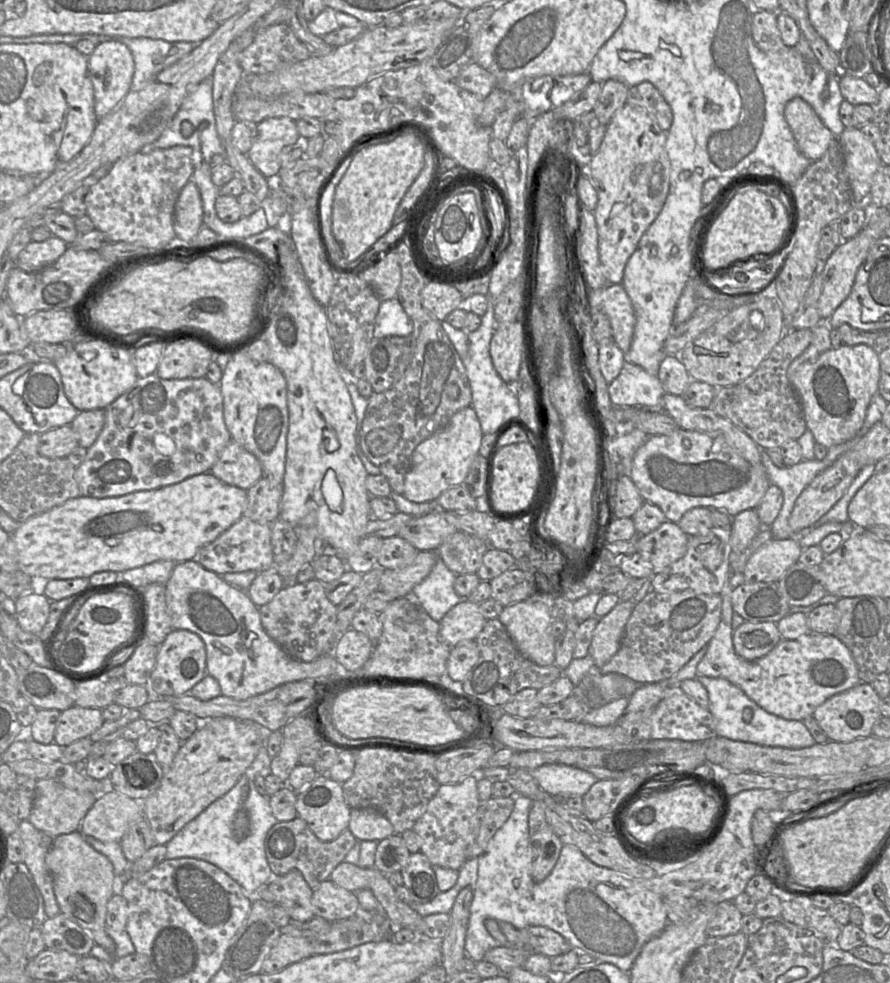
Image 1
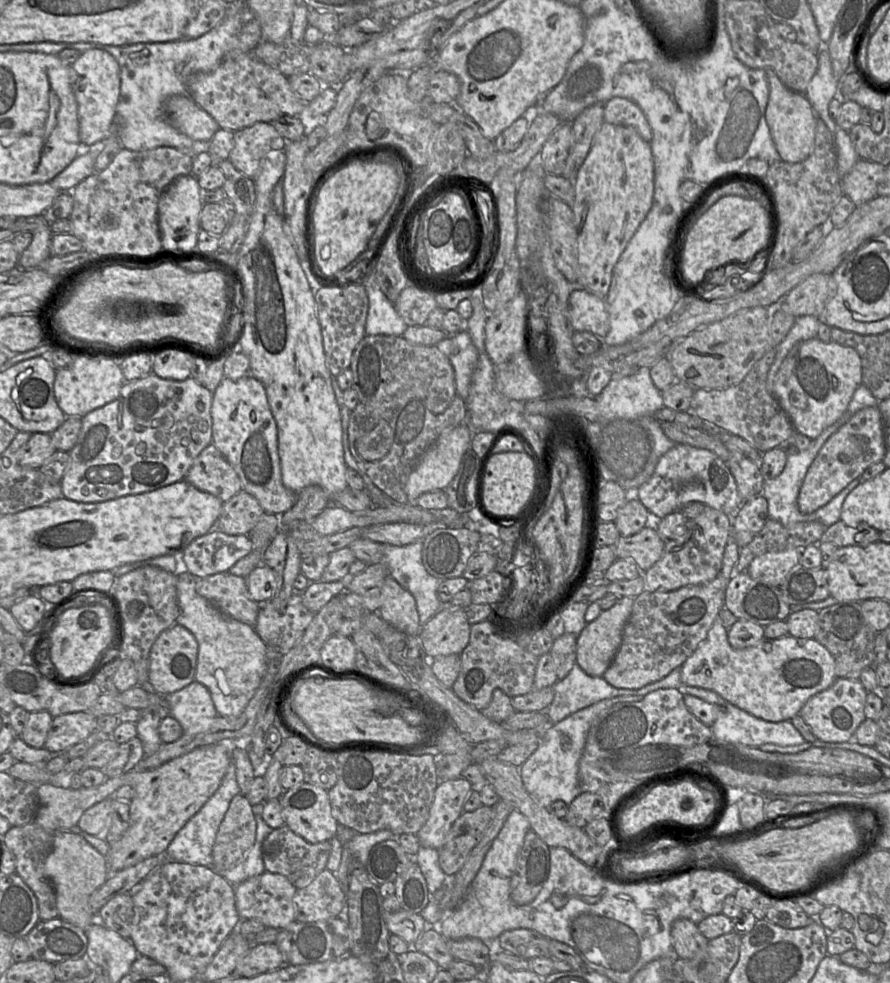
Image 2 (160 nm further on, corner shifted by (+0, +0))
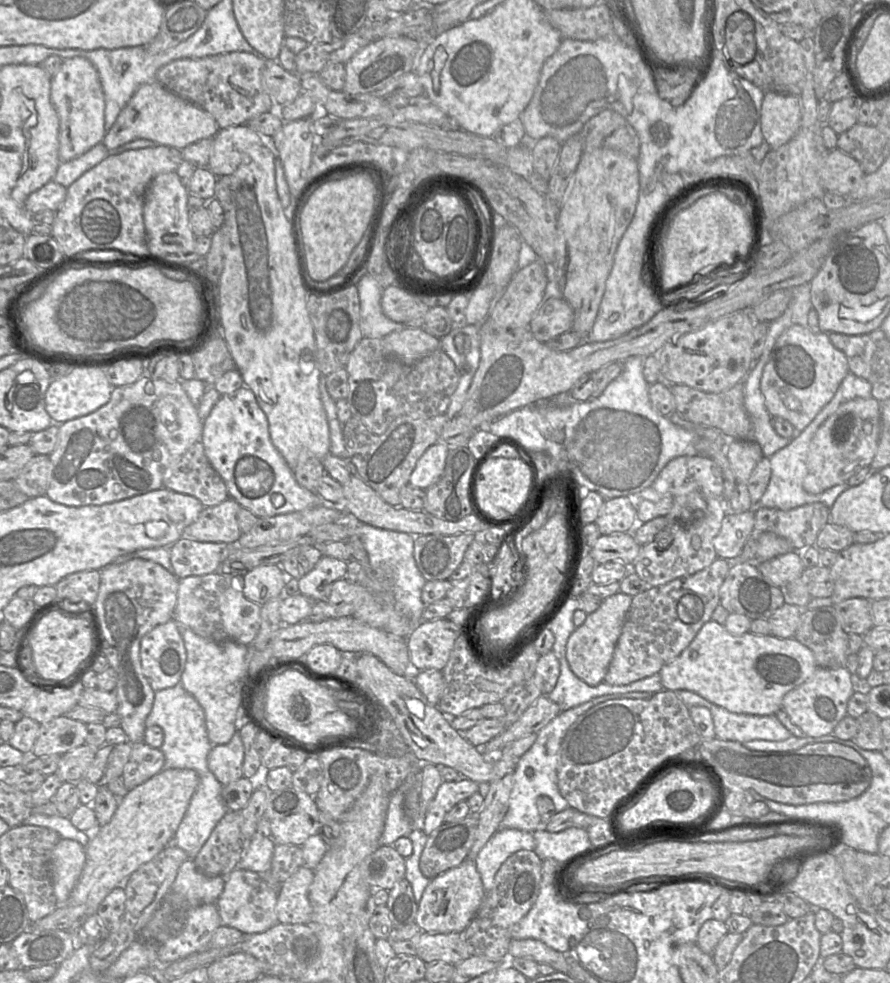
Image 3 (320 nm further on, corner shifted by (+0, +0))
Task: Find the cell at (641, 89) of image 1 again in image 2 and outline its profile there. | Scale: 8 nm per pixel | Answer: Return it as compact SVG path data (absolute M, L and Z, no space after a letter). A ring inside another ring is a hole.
M615 97L604 104L604 121L606 123L632 127L646 142L651 142L653 132L640 107L633 101Z

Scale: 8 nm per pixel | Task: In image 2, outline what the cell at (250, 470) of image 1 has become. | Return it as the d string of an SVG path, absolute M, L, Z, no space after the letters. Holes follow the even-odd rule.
M212 443L196 457L183 480L223 502L242 489L239 476Z

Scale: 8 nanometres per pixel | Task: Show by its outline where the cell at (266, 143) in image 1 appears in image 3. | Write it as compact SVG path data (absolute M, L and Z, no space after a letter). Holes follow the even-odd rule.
M246 124L220 129L213 137L207 168L217 177L229 176L242 164L245 151L253 145L263 145L262 138Z

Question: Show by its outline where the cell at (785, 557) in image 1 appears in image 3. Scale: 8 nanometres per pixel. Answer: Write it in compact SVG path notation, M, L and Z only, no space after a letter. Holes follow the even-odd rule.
M801 552L789 553L757 563L759 572L774 586L782 588L799 578L805 568L801 561Z

